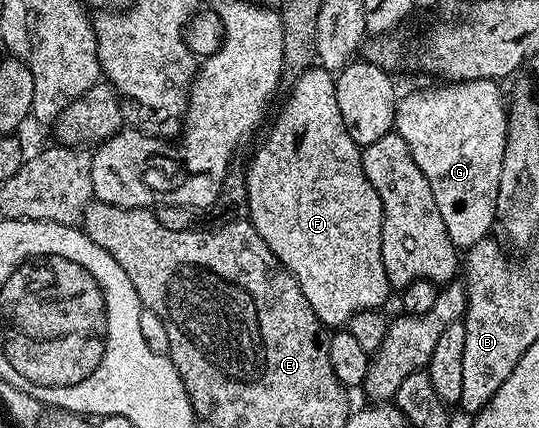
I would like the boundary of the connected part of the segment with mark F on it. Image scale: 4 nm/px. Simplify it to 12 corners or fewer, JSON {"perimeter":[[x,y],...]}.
{"perimeter":[[335,75],[293,79],[248,221],[326,328],[385,307],[380,196]]}

